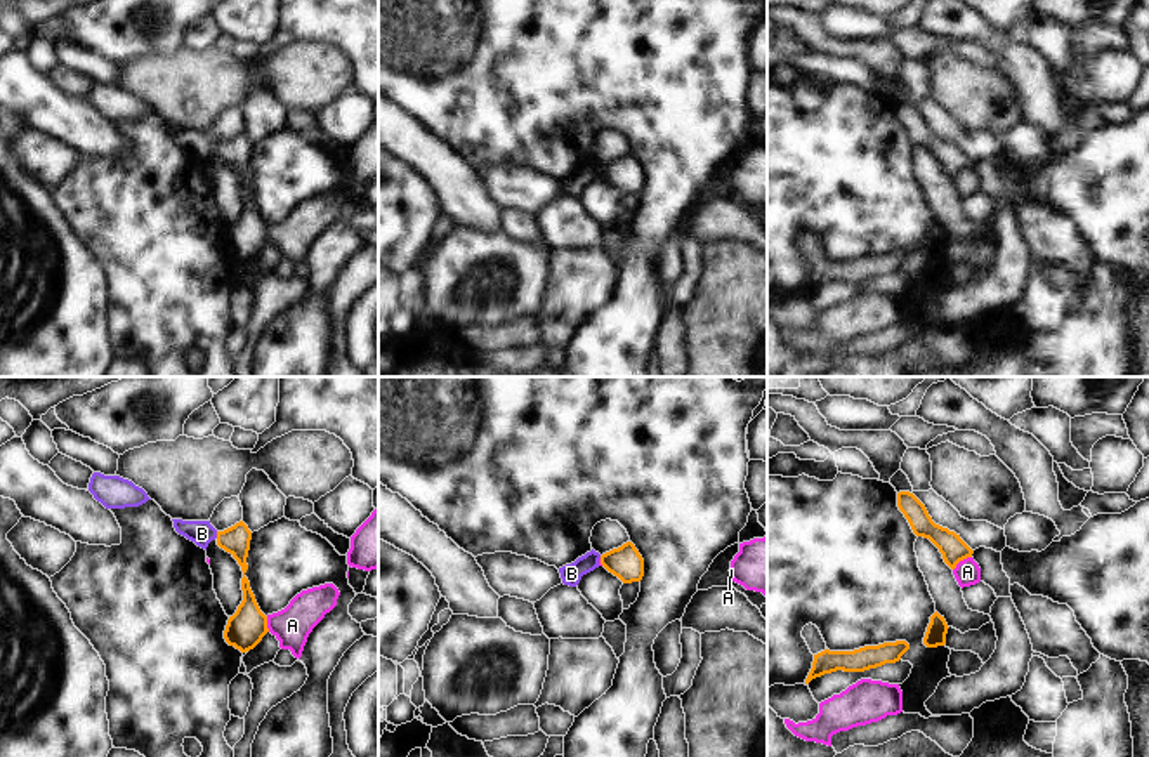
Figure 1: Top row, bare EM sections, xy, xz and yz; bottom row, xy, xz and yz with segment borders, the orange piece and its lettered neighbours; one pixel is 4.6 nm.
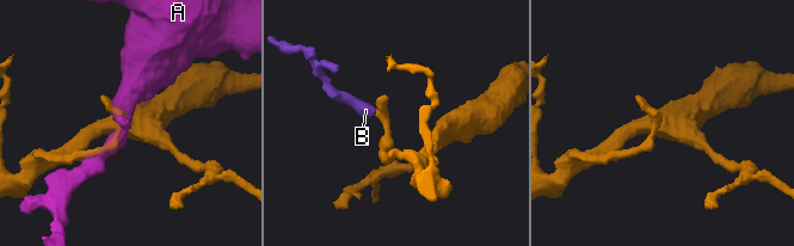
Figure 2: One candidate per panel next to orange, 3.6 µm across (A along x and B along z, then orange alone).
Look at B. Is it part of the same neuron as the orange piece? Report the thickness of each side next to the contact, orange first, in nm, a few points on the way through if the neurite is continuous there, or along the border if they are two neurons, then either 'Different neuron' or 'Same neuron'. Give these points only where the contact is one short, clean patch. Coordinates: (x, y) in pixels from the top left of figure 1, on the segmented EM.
Thickness 130 nm (orange) against 110 nm. Path across: xy (236, 539), (217, 535), (202, 533). Same neuron.

